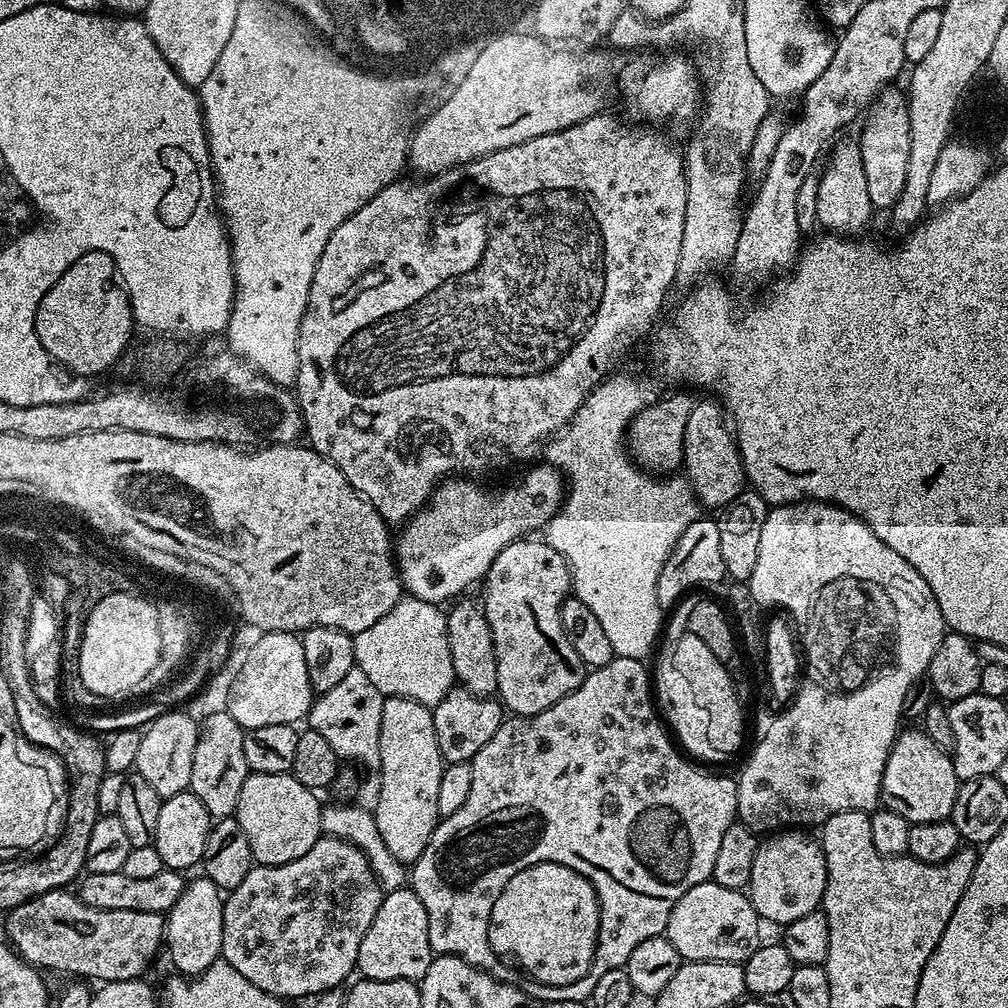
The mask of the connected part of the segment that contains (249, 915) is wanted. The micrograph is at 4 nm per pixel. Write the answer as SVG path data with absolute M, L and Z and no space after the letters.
M321 835L320 840L314 842L314 846L310 846L310 850L306 850L306 854L302 854L302 858L294 858L294 862L286 862L282 866L266 866L265 864L254 866L250 870L250 874L246 874L246 878L241 884L227 893L224 901L224 917L222 918L222 950L220 951L220 955L226 963L230 966L234 966L234 970L238 970L238 974L242 974L242 978L247 978L250 982L254 982L254 986L258 986L258 990L268 992L272 996L279 996L281 998L289 998L288 996L309 996L309 998L315 998L322 992L339 989L341 987L340 983L342 983L351 972L355 973L357 971L356 959L358 958L358 946L362 946L362 938L366 938L366 930L370 930L370 922L374 922L374 914L378 914L378 906L384 900L384 893L385 889L380 887L380 879L374 874L374 870L370 866L366 854L361 848L354 846L349 840L339 840L337 836Z

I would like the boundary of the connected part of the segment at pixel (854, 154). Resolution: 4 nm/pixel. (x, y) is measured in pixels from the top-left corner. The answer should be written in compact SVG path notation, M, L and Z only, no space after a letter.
M855 139L835 141L836 149L828 160L828 169L820 176L820 185L816 188L814 210L819 222L827 231L843 235L859 235L868 224L874 209L870 194L866 190L866 170L862 170L862 154Z

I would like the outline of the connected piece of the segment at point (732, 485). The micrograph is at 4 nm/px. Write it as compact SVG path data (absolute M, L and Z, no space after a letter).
M715 398L704 399L708 400L697 399L693 403L690 414L686 418L682 472L701 505L705 509L713 508L713 510L719 510L725 508L730 502L734 502L734 498L738 498L738 494L745 491L744 459L740 456L740 451L736 445L736 437L729 421L726 419L726 413L720 401Z

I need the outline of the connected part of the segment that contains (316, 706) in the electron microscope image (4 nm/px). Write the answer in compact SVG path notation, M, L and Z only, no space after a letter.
M353 667L333 689L321 693L312 704L306 717L307 727L318 734L333 747L337 757L348 762L361 762L372 768L380 767L380 722L385 697L362 670Z

